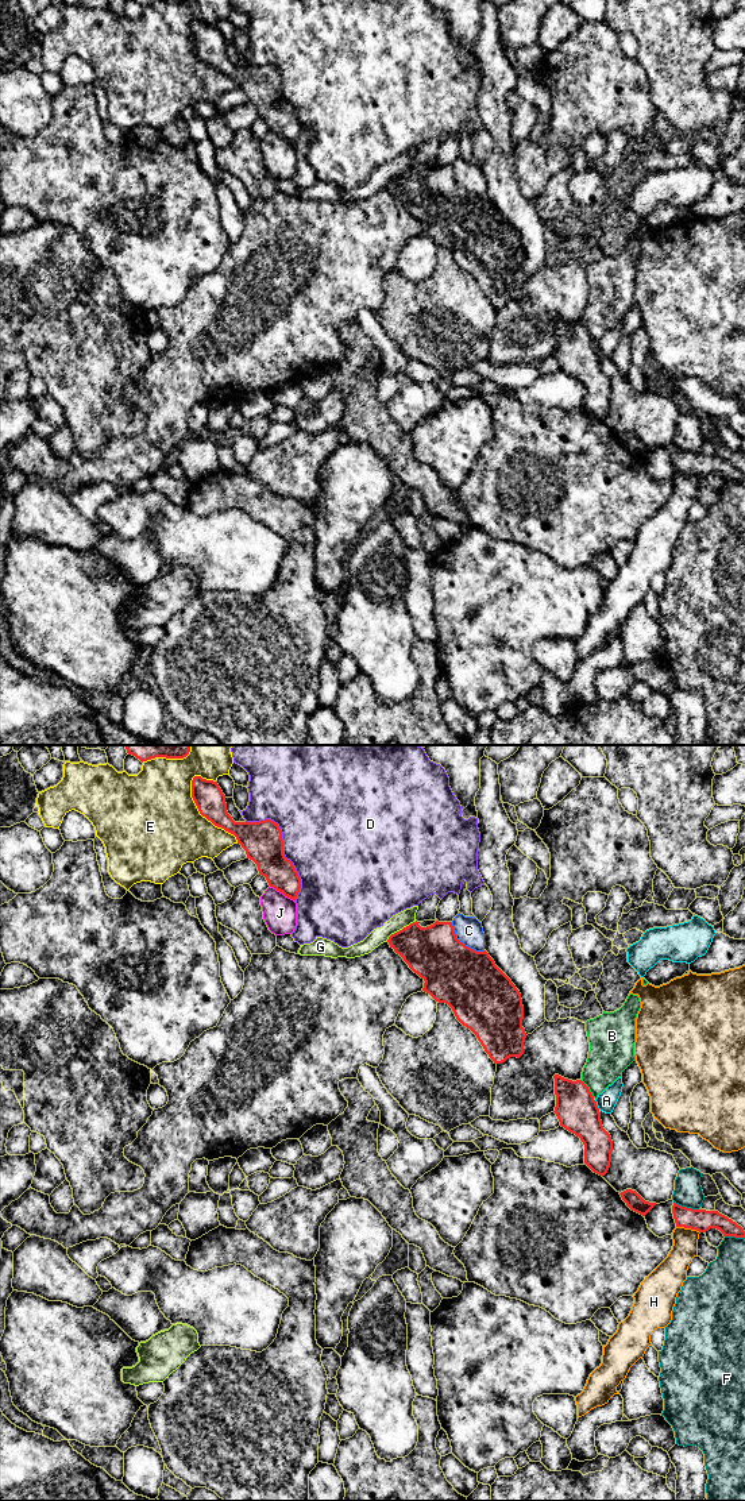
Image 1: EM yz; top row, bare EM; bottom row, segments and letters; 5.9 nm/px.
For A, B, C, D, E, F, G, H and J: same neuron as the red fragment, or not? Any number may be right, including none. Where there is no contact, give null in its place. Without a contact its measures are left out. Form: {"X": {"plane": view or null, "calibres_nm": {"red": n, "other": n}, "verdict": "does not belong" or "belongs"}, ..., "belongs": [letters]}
{"A": {"plane": "yz", "calibres_nm": {"red": 240, "other": 120}, "verdict": "does not belong"}, "B": {"plane": "yz", "calibres_nm": {"red": 240, "other": 260}, "verdict": "does not belong"}, "C": {"plane": "yz", "calibres_nm": {"red": 380, "other": 160}, "verdict": "does not belong"}, "D": {"plane": "yz", "calibres_nm": {"red": 240, "other": 480}, "verdict": "does not belong"}, "E": {"plane": "yz", "calibres_nm": {"red": 180, "other": 480}, "verdict": "does not belong"}, "F": {"plane": "yz", "calibres_nm": {"red": 140, "other": 160}, "verdict": "does not belong"}, "G": {"plane": "yz", "calibres_nm": {"red": 320, "other": 100}, "verdict": "does not belong"}, "H": {"plane": "yz", "calibres_nm": {"red": 140, "other": 150}, "verdict": "does not belong"}, "J": {"plane": "yz", "calibres_nm": {"red": 190, "other": 200}, "verdict": "does not belong"}, "belongs": []}

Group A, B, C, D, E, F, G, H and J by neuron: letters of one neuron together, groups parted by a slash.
A / B / C / D / E / F / G / H / J

